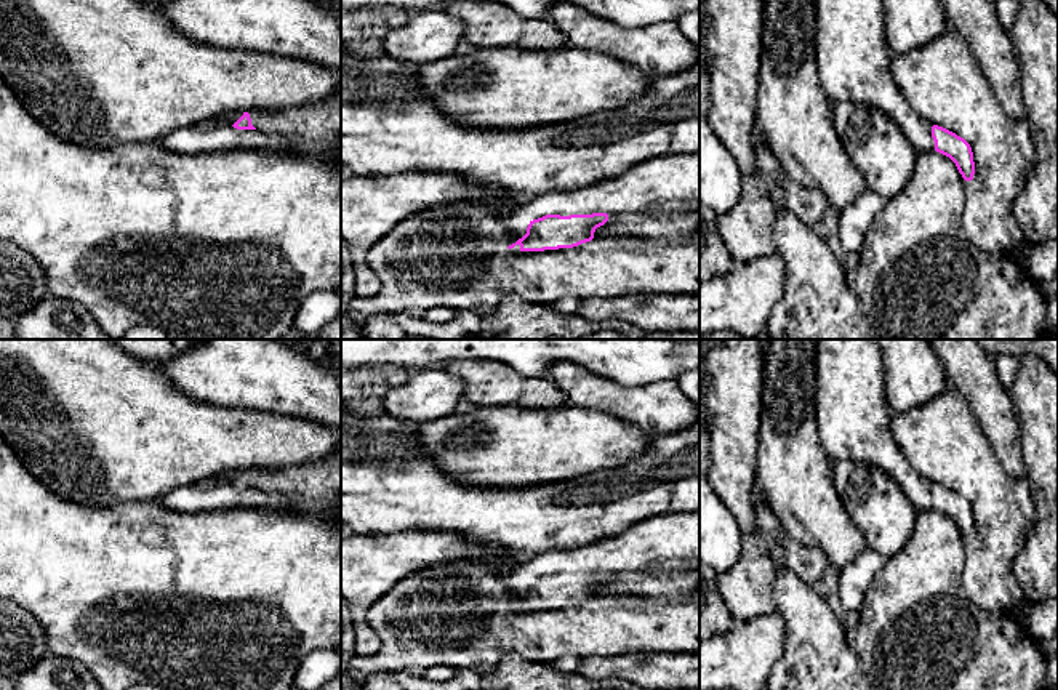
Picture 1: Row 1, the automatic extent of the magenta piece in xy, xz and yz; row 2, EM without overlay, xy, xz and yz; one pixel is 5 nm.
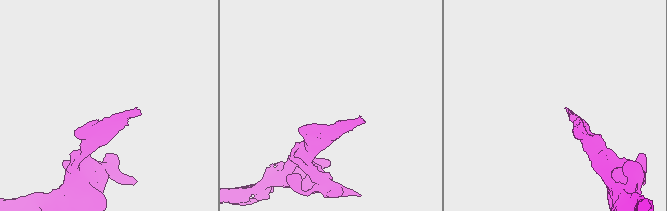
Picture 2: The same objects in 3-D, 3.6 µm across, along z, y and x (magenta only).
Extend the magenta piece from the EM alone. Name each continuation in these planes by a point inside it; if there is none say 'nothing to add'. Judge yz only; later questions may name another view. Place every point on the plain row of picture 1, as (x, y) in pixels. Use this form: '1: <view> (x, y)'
1: yz (853, 418)

